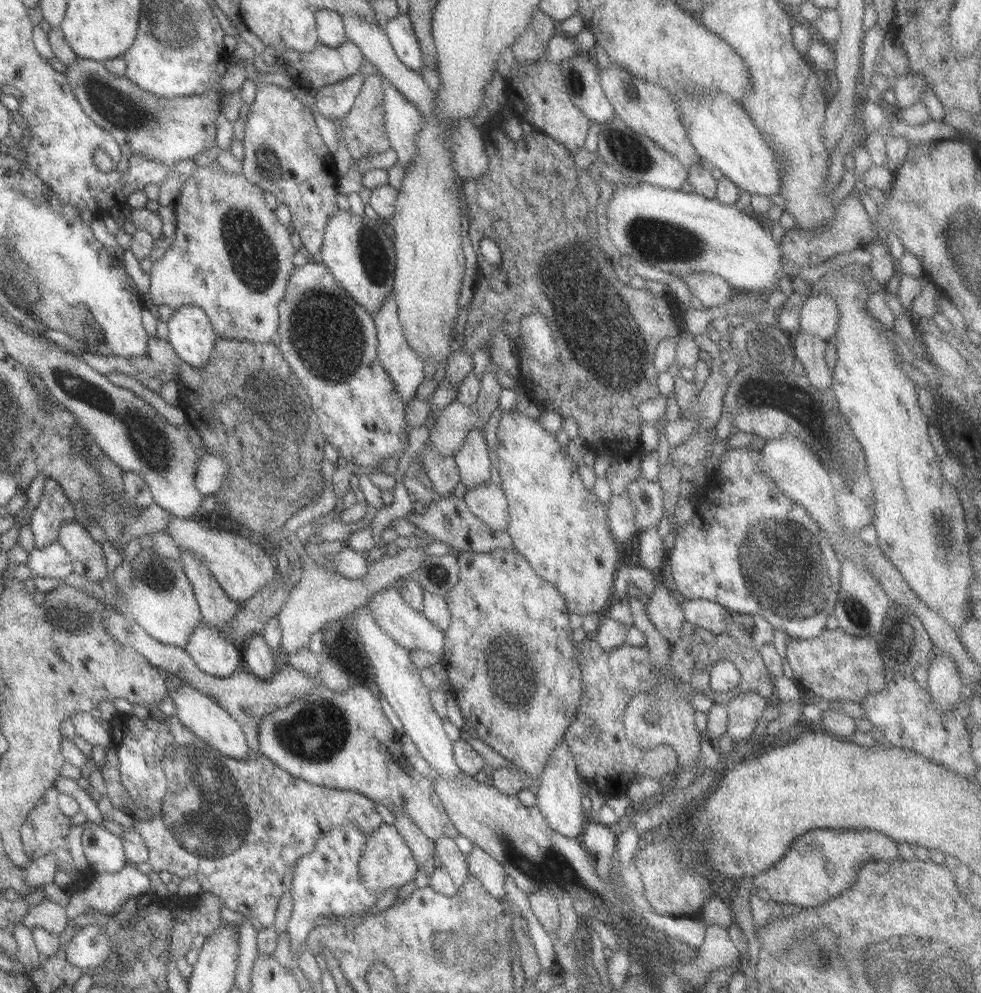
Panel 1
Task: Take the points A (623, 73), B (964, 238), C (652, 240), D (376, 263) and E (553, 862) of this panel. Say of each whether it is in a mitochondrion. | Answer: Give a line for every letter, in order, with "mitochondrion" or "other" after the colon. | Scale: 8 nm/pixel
A: other
B: mitochondrion
C: mitochondrion
D: mitochondrion
E: mitochondrion

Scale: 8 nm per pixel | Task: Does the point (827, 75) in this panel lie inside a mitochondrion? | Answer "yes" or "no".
no

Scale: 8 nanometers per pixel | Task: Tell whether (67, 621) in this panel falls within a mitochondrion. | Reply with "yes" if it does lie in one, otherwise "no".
yes

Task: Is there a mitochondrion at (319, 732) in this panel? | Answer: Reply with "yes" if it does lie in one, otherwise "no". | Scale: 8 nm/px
yes

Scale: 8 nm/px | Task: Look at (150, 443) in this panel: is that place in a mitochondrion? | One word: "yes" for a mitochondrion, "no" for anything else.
yes

